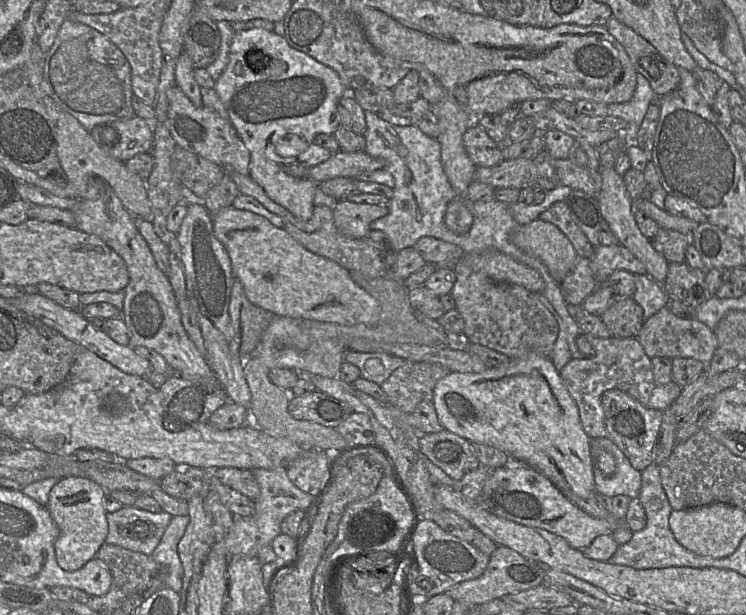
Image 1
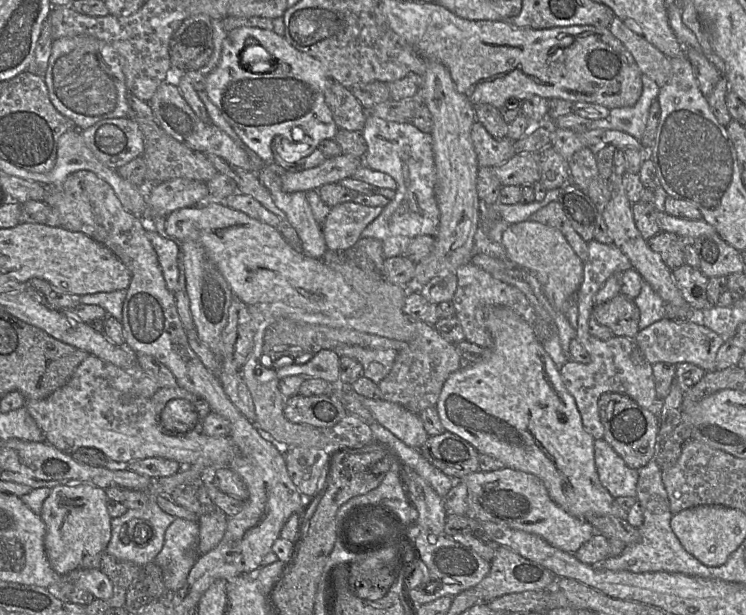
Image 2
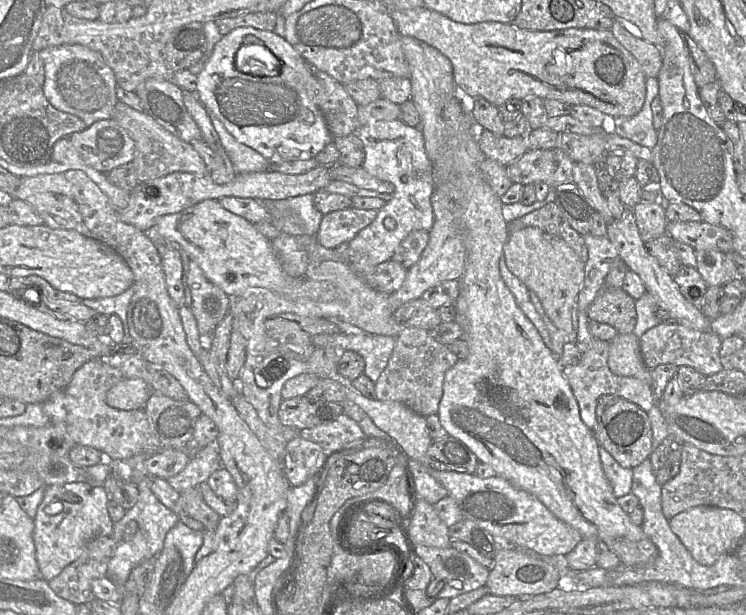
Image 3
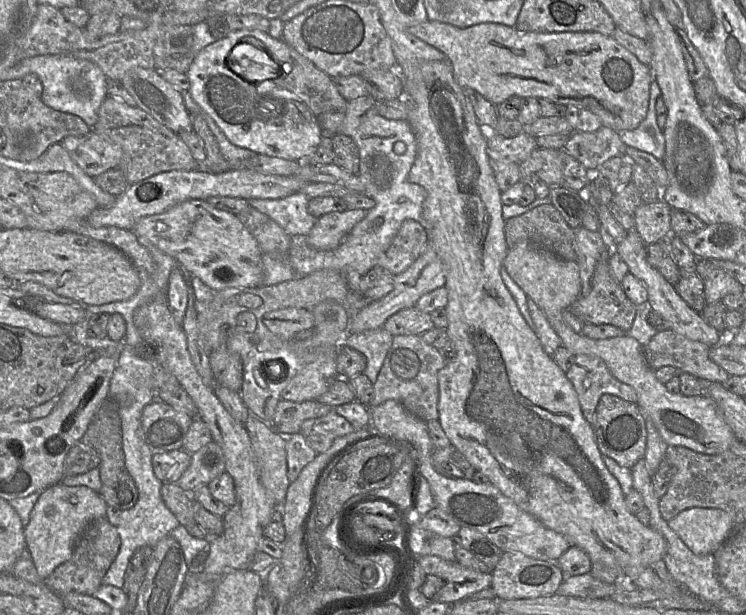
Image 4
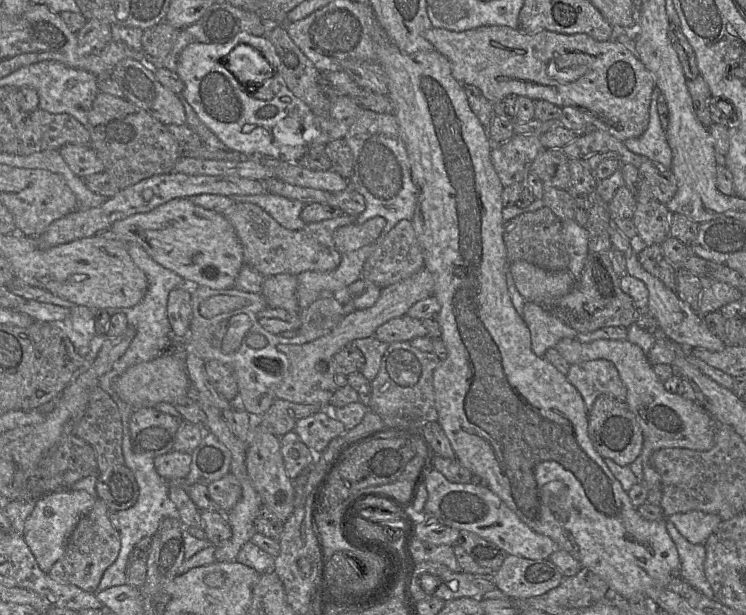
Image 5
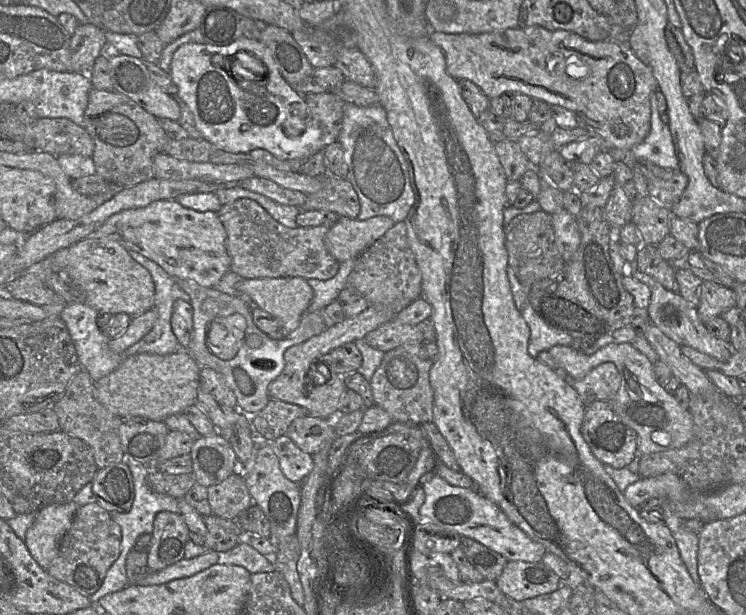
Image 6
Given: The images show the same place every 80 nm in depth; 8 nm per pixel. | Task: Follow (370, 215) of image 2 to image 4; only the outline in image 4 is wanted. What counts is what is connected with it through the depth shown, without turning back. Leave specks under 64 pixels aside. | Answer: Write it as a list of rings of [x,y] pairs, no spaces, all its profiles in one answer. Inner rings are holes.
[[[346,209],[321,216],[307,234],[309,246],[323,251],[337,248],[366,214],[363,209]]]

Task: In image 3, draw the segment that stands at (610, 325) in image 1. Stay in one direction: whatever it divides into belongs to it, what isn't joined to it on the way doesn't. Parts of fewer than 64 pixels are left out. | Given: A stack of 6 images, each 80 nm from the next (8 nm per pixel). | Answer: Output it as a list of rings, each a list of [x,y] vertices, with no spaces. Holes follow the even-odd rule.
[[[604,285],[587,309],[589,320],[614,327],[618,334],[632,333],[637,322],[635,300],[622,288]]]

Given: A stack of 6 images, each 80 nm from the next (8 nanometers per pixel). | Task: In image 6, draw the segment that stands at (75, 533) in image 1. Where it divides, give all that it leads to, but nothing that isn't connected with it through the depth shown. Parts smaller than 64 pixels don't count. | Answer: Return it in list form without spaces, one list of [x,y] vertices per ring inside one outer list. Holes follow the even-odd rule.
[[[74,502],[52,504],[40,509],[27,530],[25,544],[34,560],[47,570],[57,557],[59,544],[70,529],[78,505]]]

